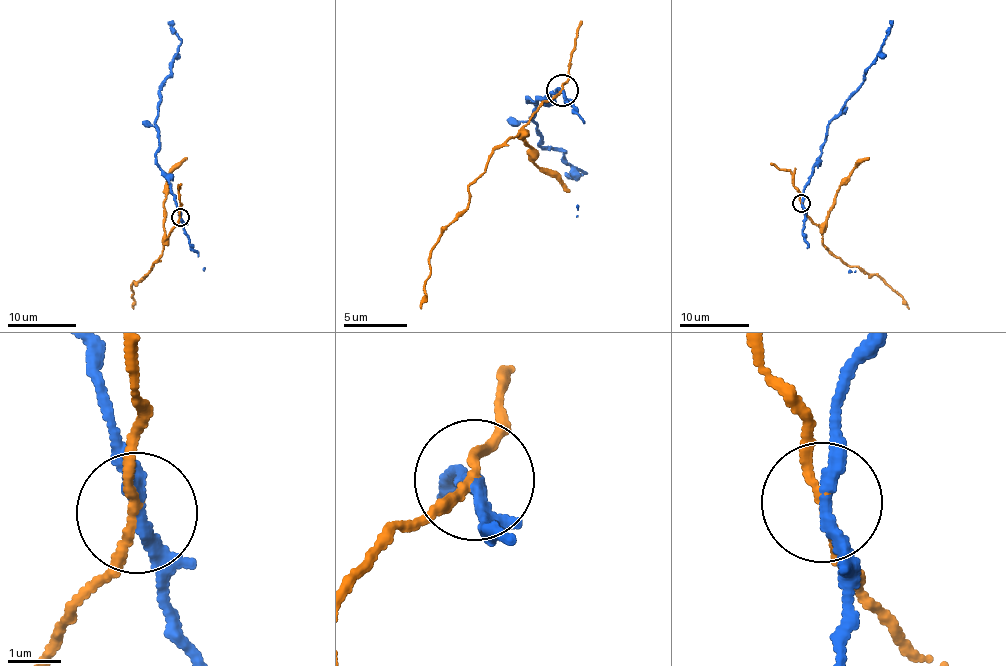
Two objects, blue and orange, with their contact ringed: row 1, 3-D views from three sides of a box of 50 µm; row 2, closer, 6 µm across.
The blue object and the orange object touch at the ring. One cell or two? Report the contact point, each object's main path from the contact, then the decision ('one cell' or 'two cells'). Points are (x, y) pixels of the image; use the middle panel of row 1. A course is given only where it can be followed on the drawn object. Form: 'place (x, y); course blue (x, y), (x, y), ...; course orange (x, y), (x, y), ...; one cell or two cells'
place (562, 90); course blue (562, 91), (527, 100), (537, 101), (530, 115), (541, 144), (554, 146), (564, 160), (585, 170), (571, 179); course orange (562, 91), (523, 129), (494, 150), (468, 187), (468, 206), (436, 244), (421, 309); two cells

